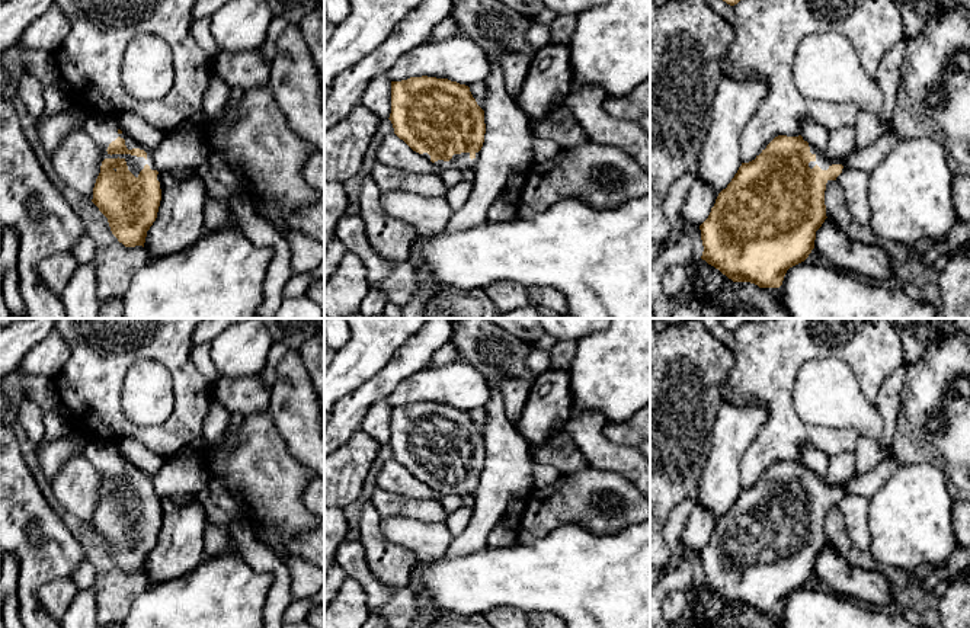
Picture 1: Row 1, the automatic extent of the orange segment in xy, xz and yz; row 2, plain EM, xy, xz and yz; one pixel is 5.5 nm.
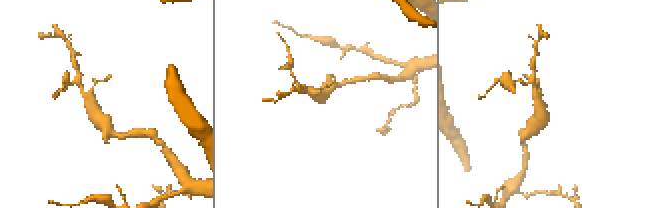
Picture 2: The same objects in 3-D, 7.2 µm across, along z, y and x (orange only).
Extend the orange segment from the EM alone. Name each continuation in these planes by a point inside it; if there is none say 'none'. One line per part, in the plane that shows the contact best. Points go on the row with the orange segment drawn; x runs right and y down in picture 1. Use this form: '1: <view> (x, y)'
1: xy (102, 128)

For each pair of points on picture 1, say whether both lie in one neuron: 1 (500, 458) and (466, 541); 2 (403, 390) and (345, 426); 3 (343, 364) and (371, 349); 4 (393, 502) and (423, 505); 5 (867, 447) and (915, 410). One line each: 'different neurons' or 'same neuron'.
1: same neuron
2: different neurons
3: same neuron
4: same neuron
5: different neurons

